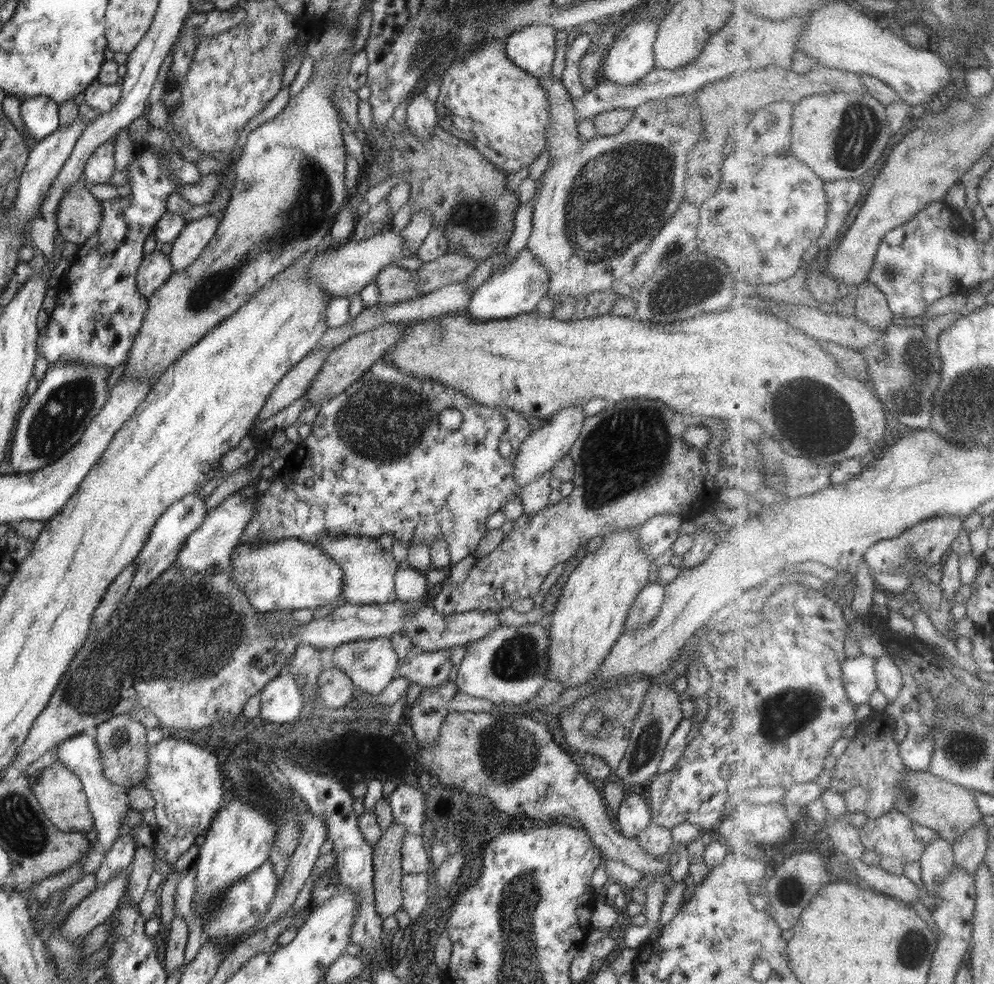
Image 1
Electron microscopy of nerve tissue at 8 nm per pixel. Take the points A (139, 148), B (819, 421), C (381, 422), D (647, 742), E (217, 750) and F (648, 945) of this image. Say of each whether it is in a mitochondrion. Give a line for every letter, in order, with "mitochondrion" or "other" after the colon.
A: other
B: mitochondrion
C: mitochondrion
D: mitochondrion
E: other
F: other

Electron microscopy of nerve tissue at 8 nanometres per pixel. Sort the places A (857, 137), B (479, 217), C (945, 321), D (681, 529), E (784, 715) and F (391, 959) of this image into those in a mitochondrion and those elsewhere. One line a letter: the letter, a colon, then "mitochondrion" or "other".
A: mitochondrion
B: mitochondrion
C: other
D: other
E: mitochondrion
F: other

